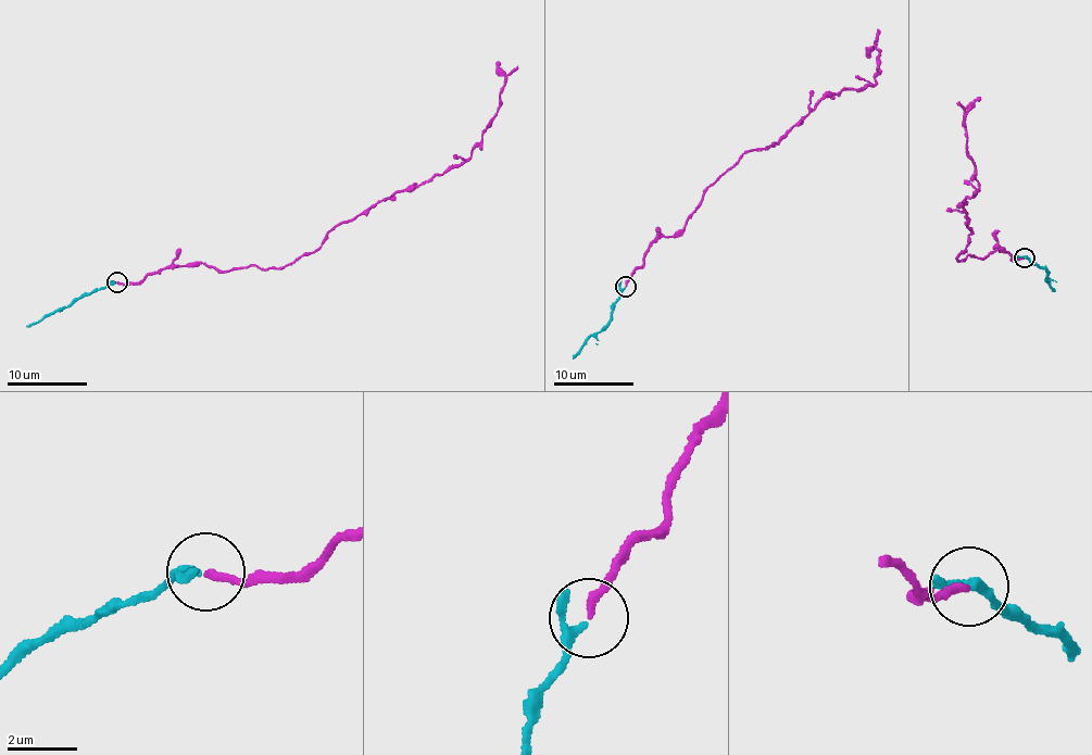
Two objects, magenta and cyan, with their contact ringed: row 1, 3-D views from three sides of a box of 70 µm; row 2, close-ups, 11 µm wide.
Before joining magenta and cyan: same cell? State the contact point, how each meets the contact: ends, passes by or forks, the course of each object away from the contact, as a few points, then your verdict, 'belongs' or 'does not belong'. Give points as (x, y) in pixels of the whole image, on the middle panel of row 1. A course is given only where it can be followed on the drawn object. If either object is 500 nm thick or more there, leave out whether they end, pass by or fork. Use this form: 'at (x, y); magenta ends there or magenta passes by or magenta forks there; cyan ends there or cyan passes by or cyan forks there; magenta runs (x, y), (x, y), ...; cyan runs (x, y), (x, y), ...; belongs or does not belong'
at (626, 287); magenta ends there; cyan passes by; magenta runs (626, 286), (659, 238), (679, 235), (750, 151), (778, 143), (820, 99), (876, 83), (875, 45), (867, 58); cyan runs (624, 288), (605, 327), (585, 339), (574, 359); belongs

